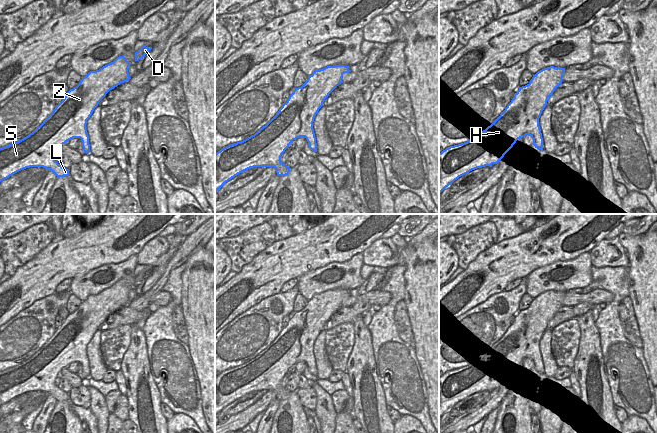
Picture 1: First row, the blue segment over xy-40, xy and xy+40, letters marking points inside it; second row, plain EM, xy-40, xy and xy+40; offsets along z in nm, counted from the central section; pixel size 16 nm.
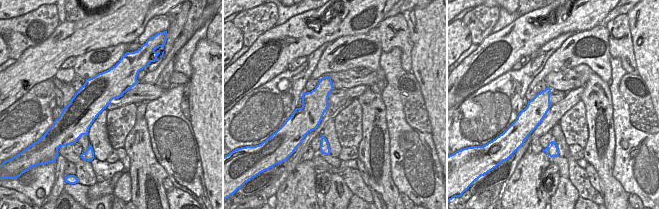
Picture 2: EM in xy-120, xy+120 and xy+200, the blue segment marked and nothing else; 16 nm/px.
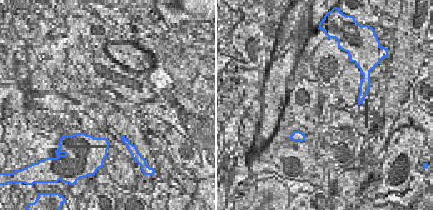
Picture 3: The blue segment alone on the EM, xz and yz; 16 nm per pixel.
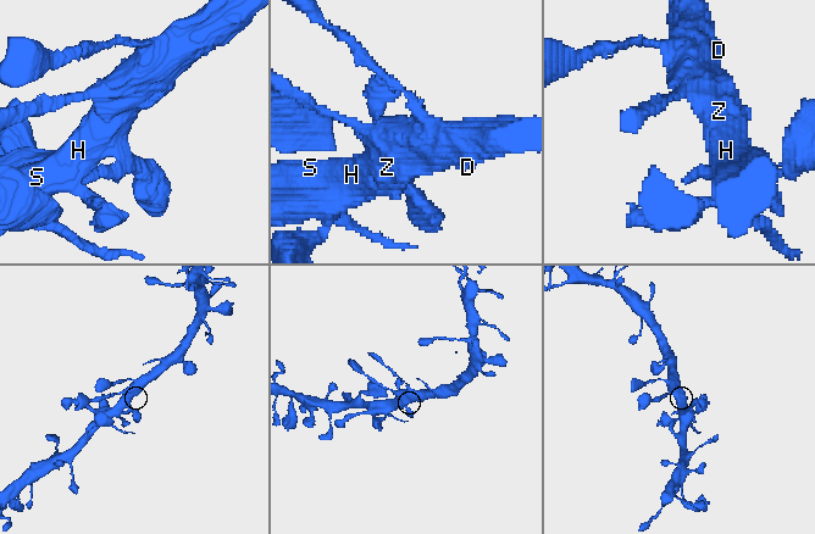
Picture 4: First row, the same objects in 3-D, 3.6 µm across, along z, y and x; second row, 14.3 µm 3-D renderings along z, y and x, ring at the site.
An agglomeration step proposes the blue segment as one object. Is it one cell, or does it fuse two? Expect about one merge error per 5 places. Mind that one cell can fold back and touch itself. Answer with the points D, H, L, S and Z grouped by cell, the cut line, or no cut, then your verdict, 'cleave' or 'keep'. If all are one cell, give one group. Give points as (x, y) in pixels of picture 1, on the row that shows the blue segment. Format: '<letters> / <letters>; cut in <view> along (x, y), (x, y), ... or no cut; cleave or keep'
D H L S Z; no cut; keep

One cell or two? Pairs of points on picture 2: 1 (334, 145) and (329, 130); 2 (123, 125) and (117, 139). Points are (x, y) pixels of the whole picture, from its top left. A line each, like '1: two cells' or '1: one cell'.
1: one cell
2: one cell

